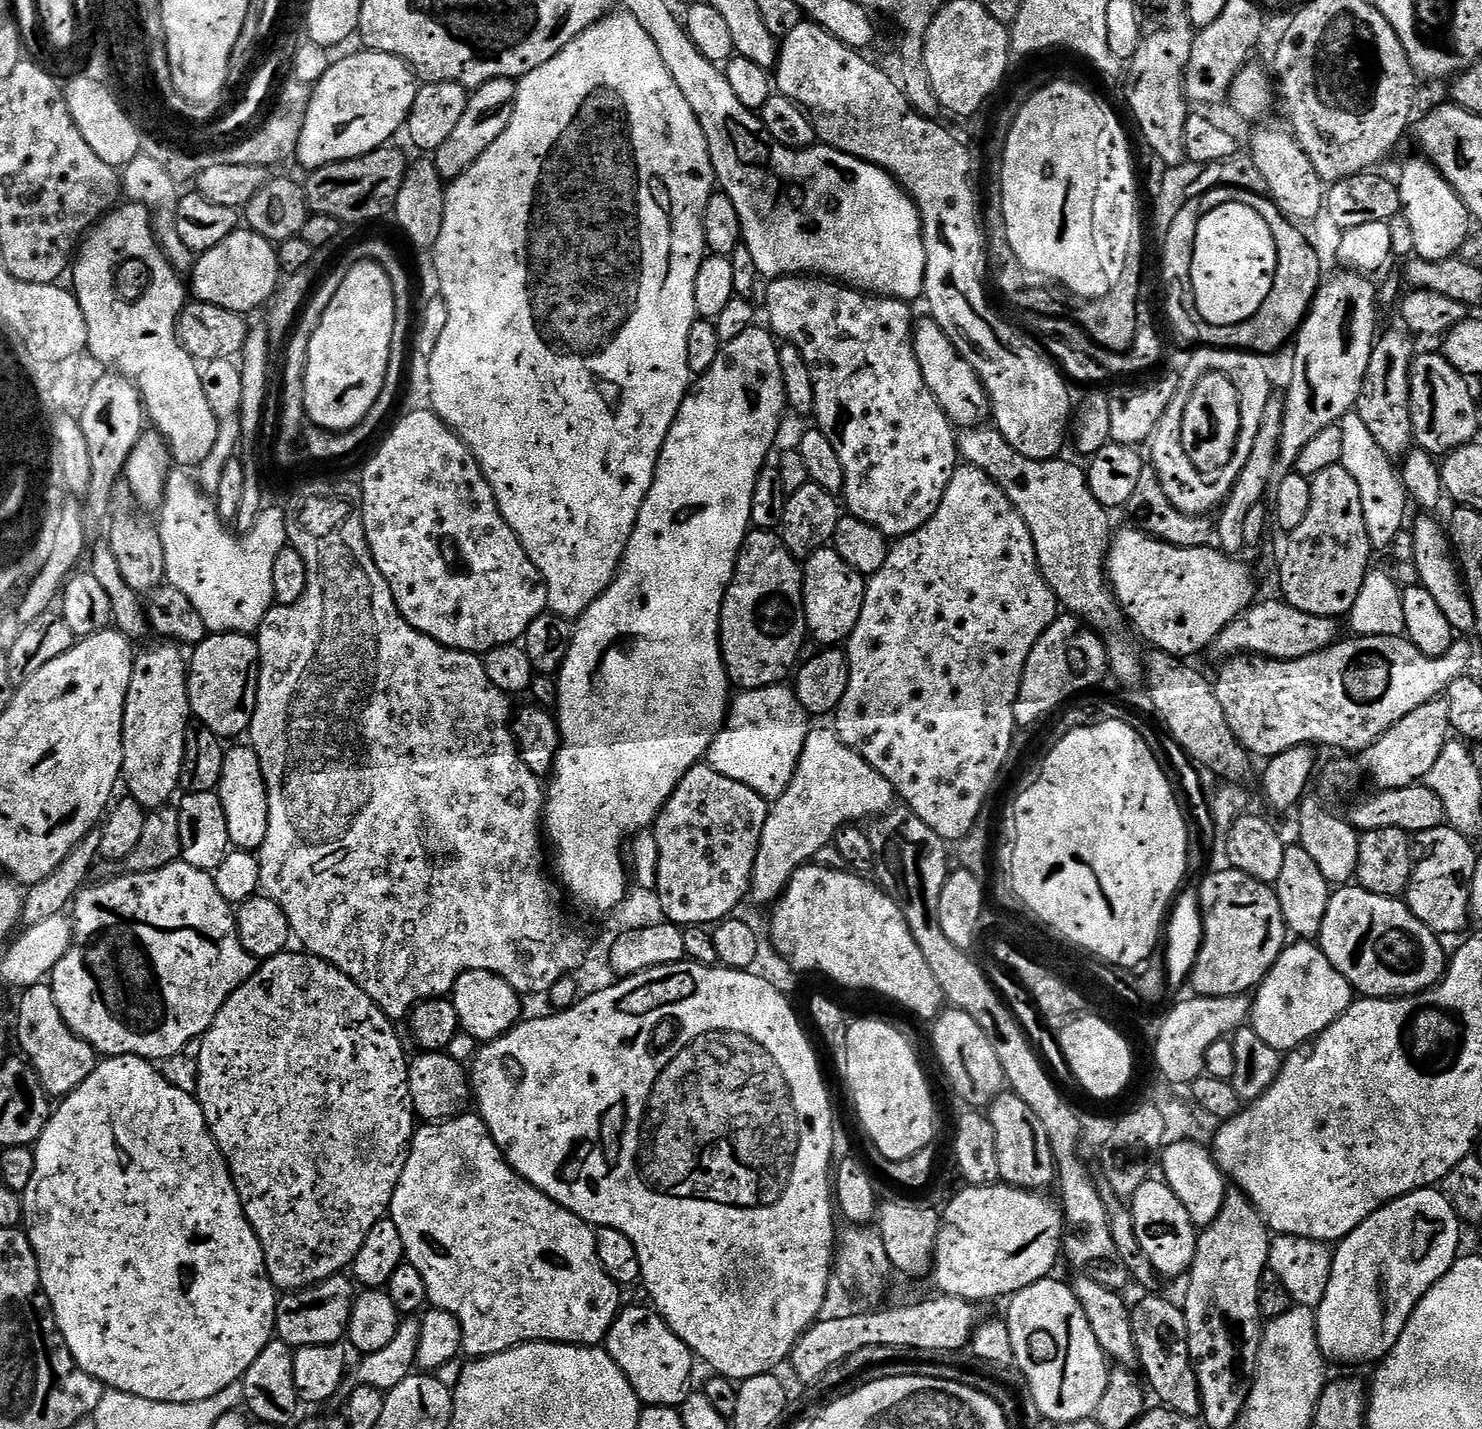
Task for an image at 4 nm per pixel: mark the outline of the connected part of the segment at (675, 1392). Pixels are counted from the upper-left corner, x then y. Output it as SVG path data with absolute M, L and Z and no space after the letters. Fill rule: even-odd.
M625 1307L608 1331L606 1350L612 1355L622 1374L626 1374L641 1405L679 1409L694 1391L694 1357L686 1342L682 1342L682 1338L678 1338L678 1334L670 1330L660 1313L648 1308Z

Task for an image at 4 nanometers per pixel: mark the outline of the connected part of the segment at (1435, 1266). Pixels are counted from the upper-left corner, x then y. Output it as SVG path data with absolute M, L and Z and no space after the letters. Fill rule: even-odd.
M1439 1187L1420 1188L1417 1192L1411 1192L1405 1196L1398 1197L1397 1200L1391 1200L1389 1204L1376 1211L1373 1216L1366 1218L1366 1222L1362 1222L1356 1229L1350 1233L1345 1240L1339 1241L1335 1245L1334 1255L1332 1258L1332 1273L1329 1278L1329 1285L1326 1287L1325 1297L1319 1307L1315 1309L1316 1314L1316 1333L1318 1334L1318 1346L1322 1350L1325 1361L1332 1362L1336 1359L1340 1364L1372 1364L1389 1356L1392 1348L1398 1342L1398 1338L1402 1334L1402 1330L1406 1326L1406 1322L1410 1322L1410 1318L1414 1314L1416 1305L1420 1303L1420 1299L1425 1296L1430 1289L1438 1283L1442 1277L1447 1274L1456 1263L1460 1248L1460 1227L1462 1221L1452 1206L1452 1201L1445 1195Z

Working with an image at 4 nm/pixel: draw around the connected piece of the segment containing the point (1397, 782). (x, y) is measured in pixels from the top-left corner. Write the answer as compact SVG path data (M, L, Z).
M1437 698L1426 702L1426 706L1418 706L1418 710L1406 714L1402 722L1398 722L1364 752L1355 758L1340 758L1337 764L1328 768L1324 776L1324 784L1328 788L1337 788L1340 792L1348 792L1360 784L1363 776L1369 776L1376 783L1377 789L1408 788L1412 784L1421 783L1433 769L1434 762L1450 740L1450 710L1448 701Z

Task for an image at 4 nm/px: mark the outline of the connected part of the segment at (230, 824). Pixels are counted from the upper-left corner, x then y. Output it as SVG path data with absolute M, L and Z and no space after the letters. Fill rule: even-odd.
M251 746L229 747L224 754L222 778L218 795L222 810L226 814L228 842L233 849L242 852L256 852L266 842L268 829L268 791L262 778L262 766L258 754Z

